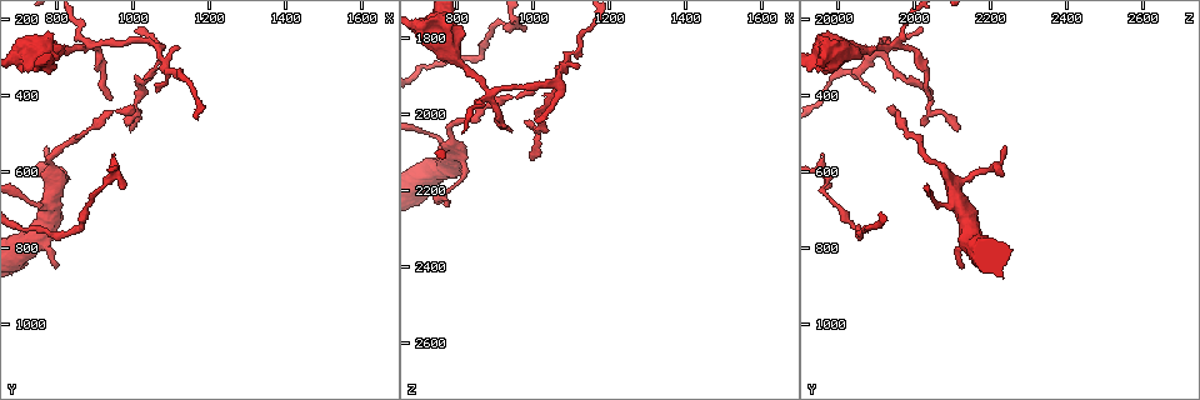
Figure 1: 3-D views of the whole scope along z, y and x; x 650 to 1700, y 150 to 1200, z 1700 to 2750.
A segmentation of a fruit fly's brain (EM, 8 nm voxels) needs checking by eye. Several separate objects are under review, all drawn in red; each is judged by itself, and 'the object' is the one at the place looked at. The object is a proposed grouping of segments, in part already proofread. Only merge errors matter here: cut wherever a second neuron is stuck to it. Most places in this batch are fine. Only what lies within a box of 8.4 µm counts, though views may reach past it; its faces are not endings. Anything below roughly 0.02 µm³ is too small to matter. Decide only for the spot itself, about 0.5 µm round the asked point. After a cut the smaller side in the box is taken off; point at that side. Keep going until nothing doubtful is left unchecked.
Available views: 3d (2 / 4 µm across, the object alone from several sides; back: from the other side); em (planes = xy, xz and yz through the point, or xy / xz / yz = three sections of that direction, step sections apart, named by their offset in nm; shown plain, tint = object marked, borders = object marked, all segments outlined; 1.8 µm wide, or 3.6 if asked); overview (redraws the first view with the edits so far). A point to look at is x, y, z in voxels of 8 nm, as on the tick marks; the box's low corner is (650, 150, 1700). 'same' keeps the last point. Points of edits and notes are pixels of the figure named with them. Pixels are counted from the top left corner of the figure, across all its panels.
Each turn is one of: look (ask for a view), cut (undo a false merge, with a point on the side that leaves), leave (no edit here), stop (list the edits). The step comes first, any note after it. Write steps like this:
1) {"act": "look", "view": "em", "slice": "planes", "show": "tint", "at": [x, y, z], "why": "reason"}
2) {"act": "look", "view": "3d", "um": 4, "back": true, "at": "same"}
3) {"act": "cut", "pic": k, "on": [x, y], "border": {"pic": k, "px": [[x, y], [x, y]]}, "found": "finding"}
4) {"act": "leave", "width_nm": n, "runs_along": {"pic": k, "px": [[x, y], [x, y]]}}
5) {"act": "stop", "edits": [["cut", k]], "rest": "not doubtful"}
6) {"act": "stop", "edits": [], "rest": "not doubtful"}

{"act": "look", "view": "3d", "um": 4, "back": true, "at": [1065, 285, 1925]}

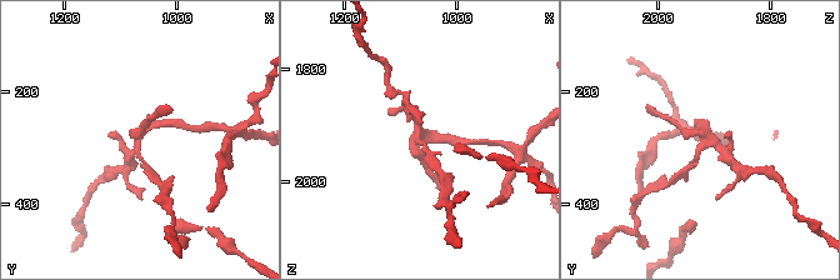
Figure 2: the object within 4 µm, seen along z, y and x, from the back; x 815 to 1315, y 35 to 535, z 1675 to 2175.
{"act": "look", "view": "em", "slice": "planes", "show": "tint", "at": [1070, 285, 1920]}

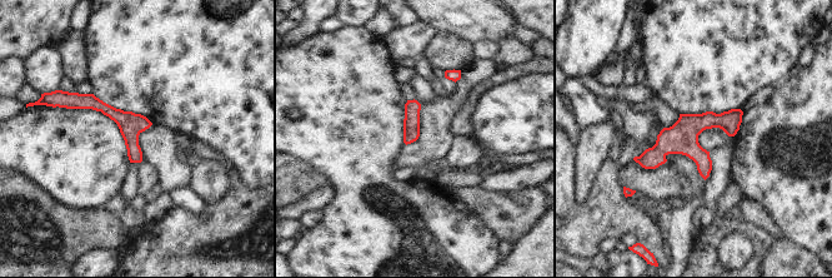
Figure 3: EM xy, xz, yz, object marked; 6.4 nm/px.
{"act": "leave", "runs_along": {"pic": 3, "px": [[738, 113], [692, 124], [638, 159]]}, "found": "continuous, no second neuron"}

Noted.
{"act": "look", "view": "em", "slice": "xz", "step": 16, "show": "tint", "at": [800, 635, 2100], "why": "three-way junction"}

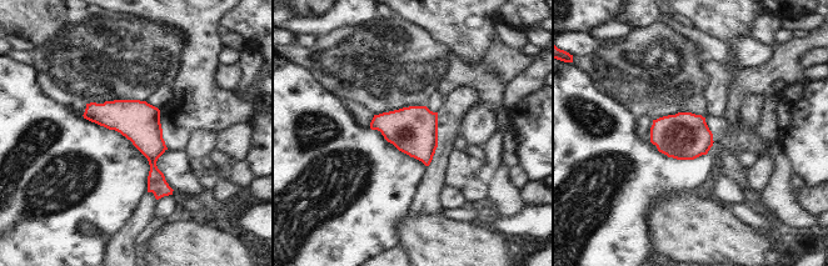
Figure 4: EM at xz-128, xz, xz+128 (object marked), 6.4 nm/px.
{"act": "look", "view": "em", "slice": "planes", "show": "tint", "at": "same", "why": "another direction"}

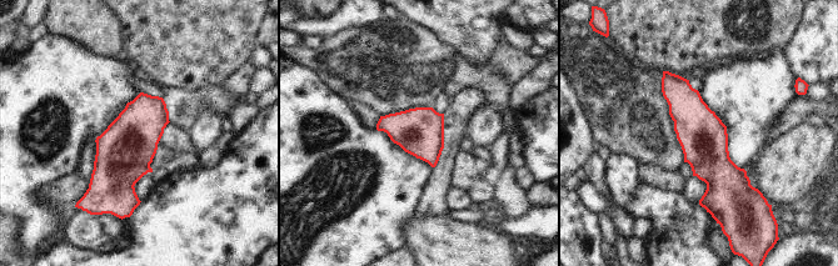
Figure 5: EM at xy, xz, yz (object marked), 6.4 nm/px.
{"act": "leave", "runs_along": {"pic": 5, "px": [[666, 74], [703, 136], [713, 205]]}, "found": "all the same neuron"}

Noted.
{"act": "look", "view": "em", "slice": "planes", "show": "tint", "at": [880, 280, 1935]}

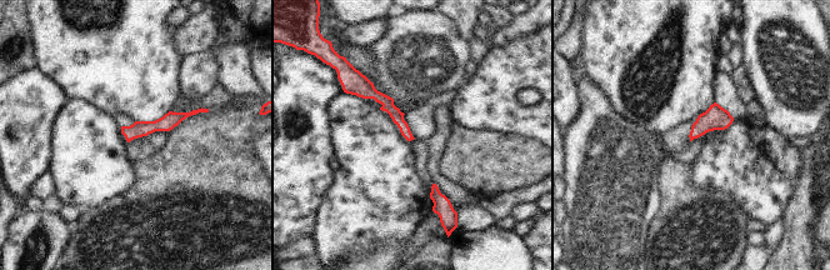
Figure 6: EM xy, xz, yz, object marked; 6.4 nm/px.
{"act": "leave", "found": "continuous, no second neuron"}

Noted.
{"act": "look", "view": "em", "slice": "planes", "show": "tint", "at": [865, 755, 1855], "why": "abrupt turn"}

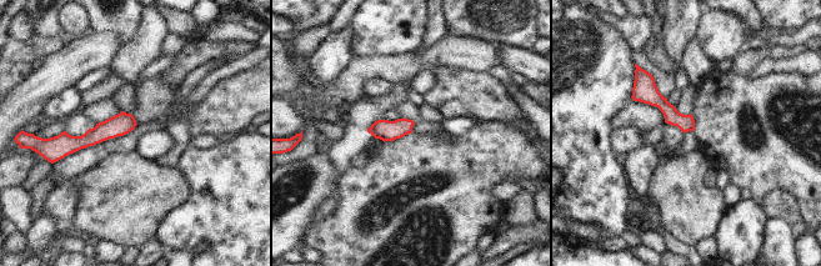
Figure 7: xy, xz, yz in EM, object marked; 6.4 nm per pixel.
{"act": "leave", "runs_along": {"pic": 7, "px": [[133, 123], [84, 141], [58, 144]]}, "found": "continuous, no second neuron"}

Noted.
{"act": "stop", "edits": [], "rest": "not doubtful"}

